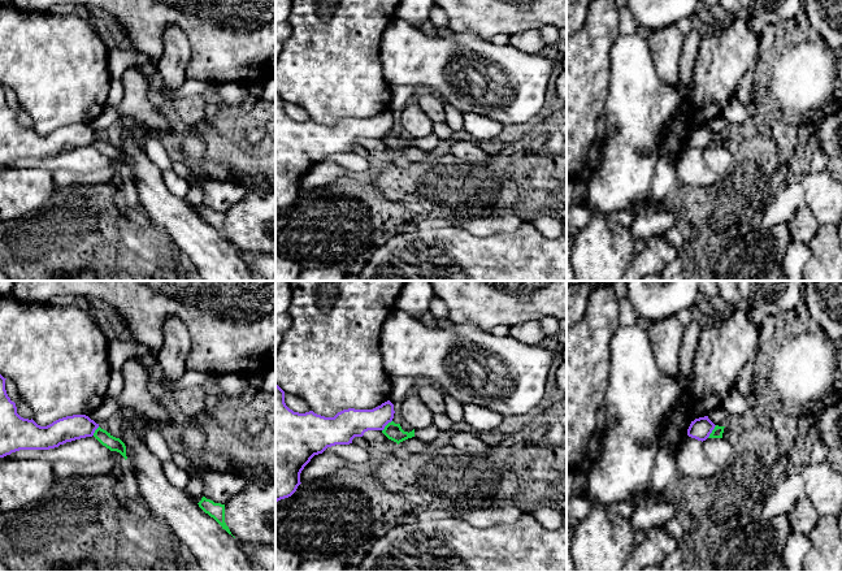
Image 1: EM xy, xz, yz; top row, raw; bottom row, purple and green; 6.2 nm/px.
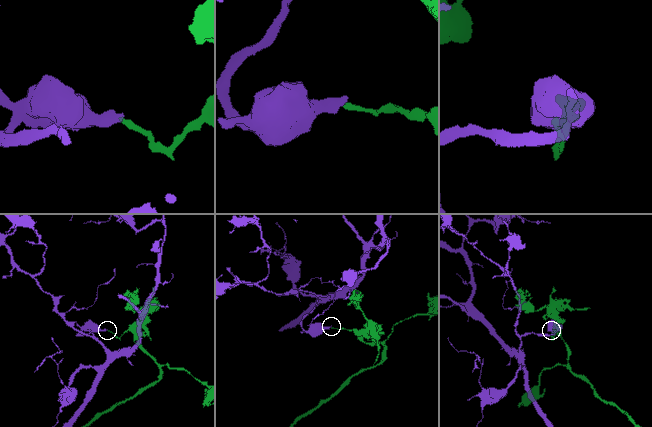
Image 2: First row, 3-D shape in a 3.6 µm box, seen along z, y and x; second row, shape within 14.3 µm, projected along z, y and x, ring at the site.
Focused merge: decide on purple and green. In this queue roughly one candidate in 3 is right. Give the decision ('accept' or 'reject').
reject

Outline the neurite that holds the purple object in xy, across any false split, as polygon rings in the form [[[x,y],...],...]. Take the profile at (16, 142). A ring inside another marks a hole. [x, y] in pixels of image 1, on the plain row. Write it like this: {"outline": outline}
{"outline": [[[0,83],[0,166],[19,159],[49,159],[66,151],[92,146],[99,136],[86,124],[58,127],[47,135],[17,122],[16,112],[5,99],[5,88]]]}

